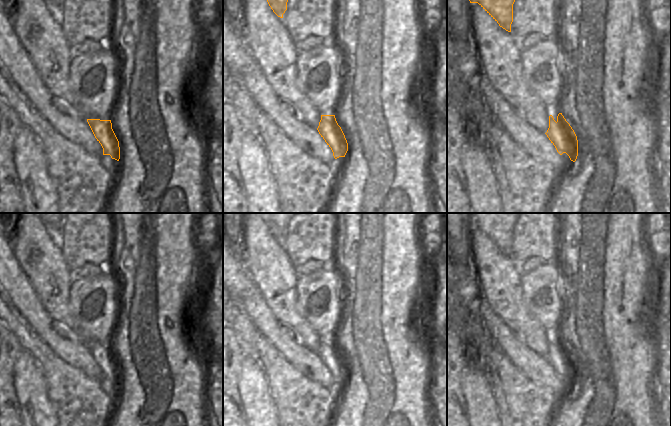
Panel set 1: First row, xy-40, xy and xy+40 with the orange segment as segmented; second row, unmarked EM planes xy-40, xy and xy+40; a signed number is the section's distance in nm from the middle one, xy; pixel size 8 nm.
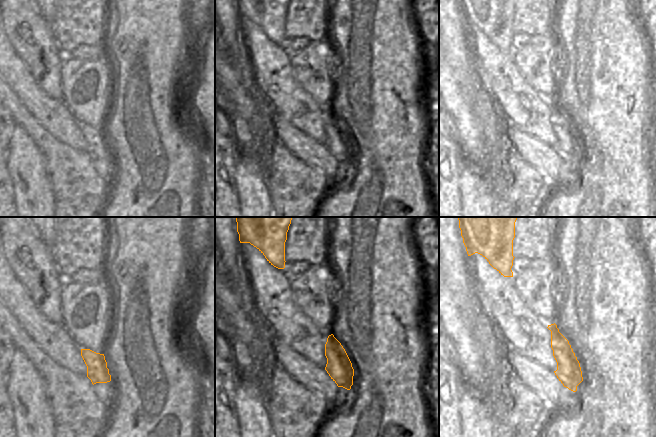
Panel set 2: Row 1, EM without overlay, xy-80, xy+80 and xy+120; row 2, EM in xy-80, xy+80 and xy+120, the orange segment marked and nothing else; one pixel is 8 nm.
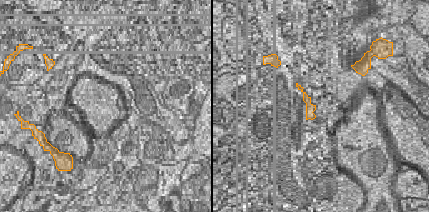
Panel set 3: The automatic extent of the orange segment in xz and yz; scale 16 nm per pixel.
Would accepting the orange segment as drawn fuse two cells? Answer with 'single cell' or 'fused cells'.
fused cells

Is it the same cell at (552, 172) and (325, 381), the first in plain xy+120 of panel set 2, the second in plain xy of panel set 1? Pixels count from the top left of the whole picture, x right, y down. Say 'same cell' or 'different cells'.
same cell

